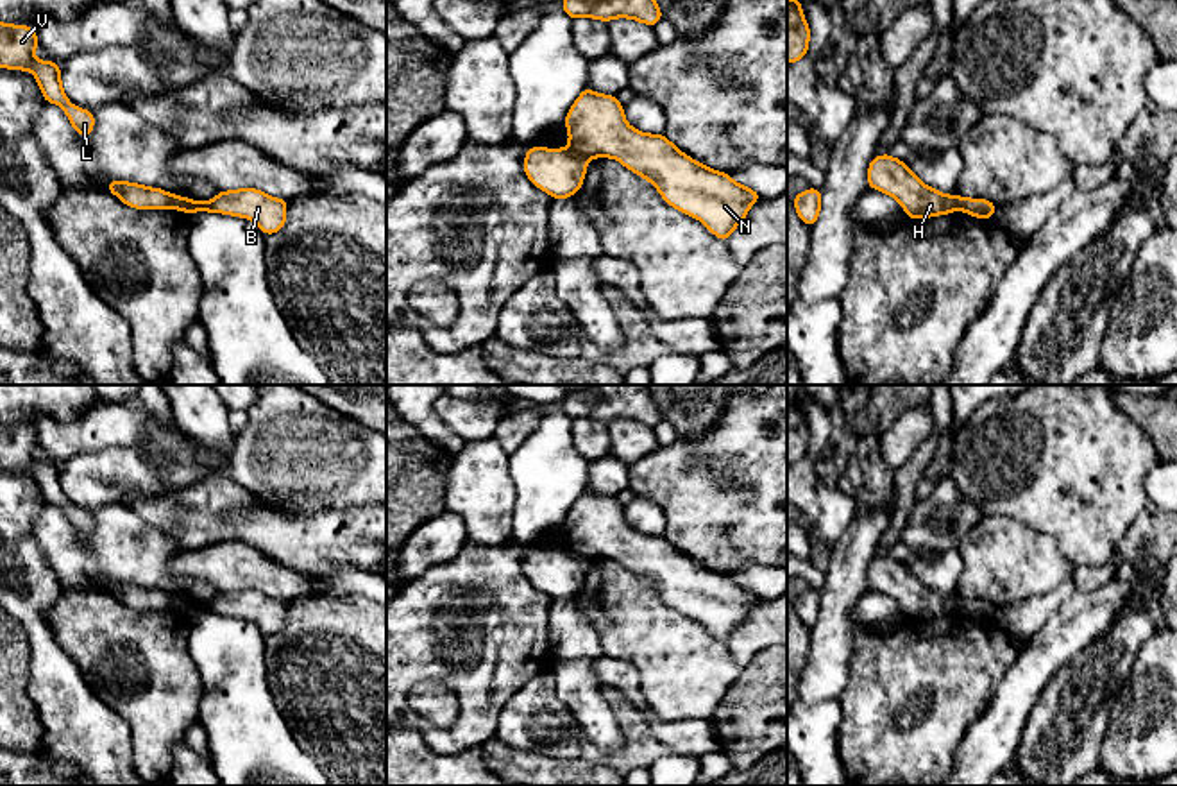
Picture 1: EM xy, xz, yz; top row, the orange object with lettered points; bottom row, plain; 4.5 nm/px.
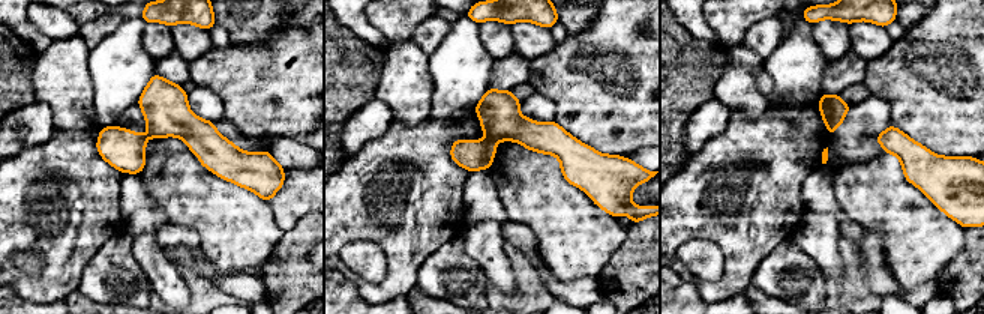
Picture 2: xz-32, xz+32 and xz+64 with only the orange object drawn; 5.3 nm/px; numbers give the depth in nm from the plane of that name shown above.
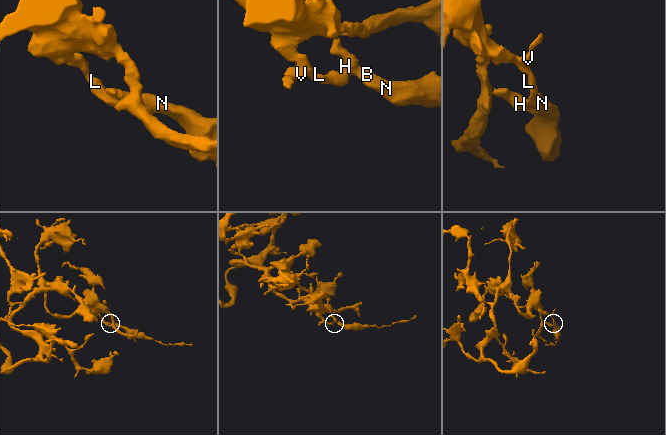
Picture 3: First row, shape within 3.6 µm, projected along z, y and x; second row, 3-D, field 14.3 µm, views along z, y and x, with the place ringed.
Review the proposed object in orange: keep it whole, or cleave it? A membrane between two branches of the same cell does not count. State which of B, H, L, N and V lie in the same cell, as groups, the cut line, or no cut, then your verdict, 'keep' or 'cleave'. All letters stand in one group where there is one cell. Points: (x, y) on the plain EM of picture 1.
B H N / L V | xz (569, 548), (585, 561) | cleave

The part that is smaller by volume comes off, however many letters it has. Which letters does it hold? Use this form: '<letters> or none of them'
B, H, N

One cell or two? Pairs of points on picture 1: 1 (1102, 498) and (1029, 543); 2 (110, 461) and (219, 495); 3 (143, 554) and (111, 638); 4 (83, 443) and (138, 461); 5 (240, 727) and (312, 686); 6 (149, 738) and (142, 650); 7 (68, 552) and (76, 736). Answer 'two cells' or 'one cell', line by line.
1: two cells
2: two cells
3: two cells
4: two cells
5: two cells
6: one cell
7: two cells

